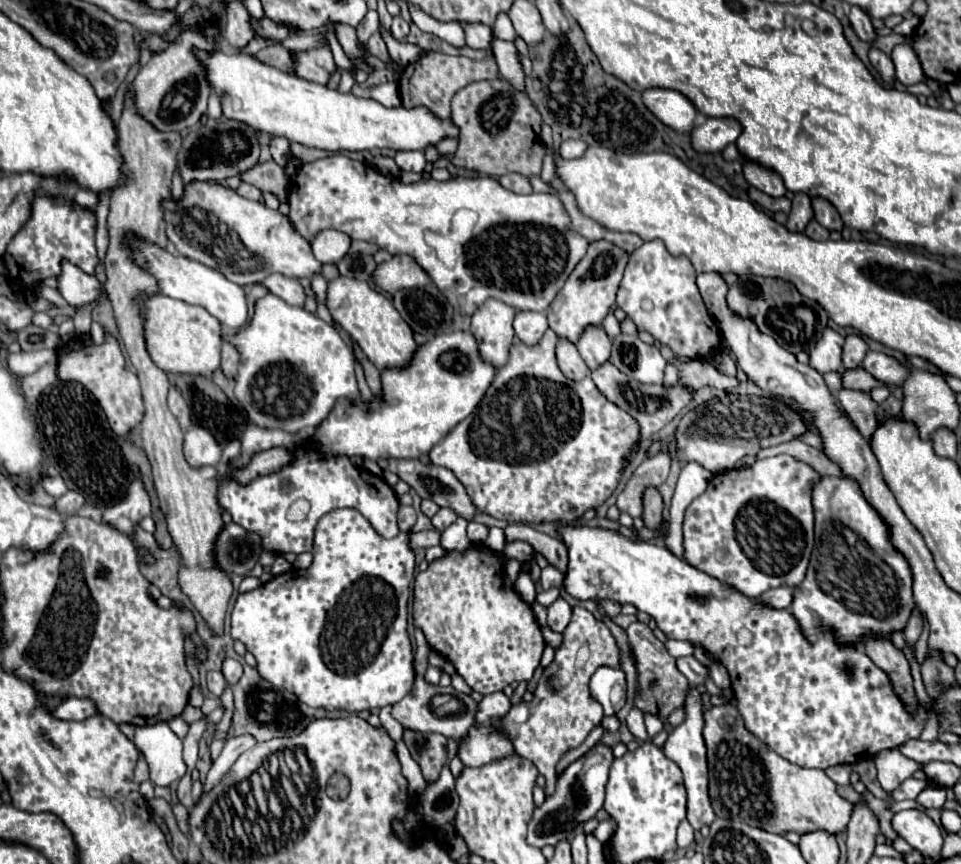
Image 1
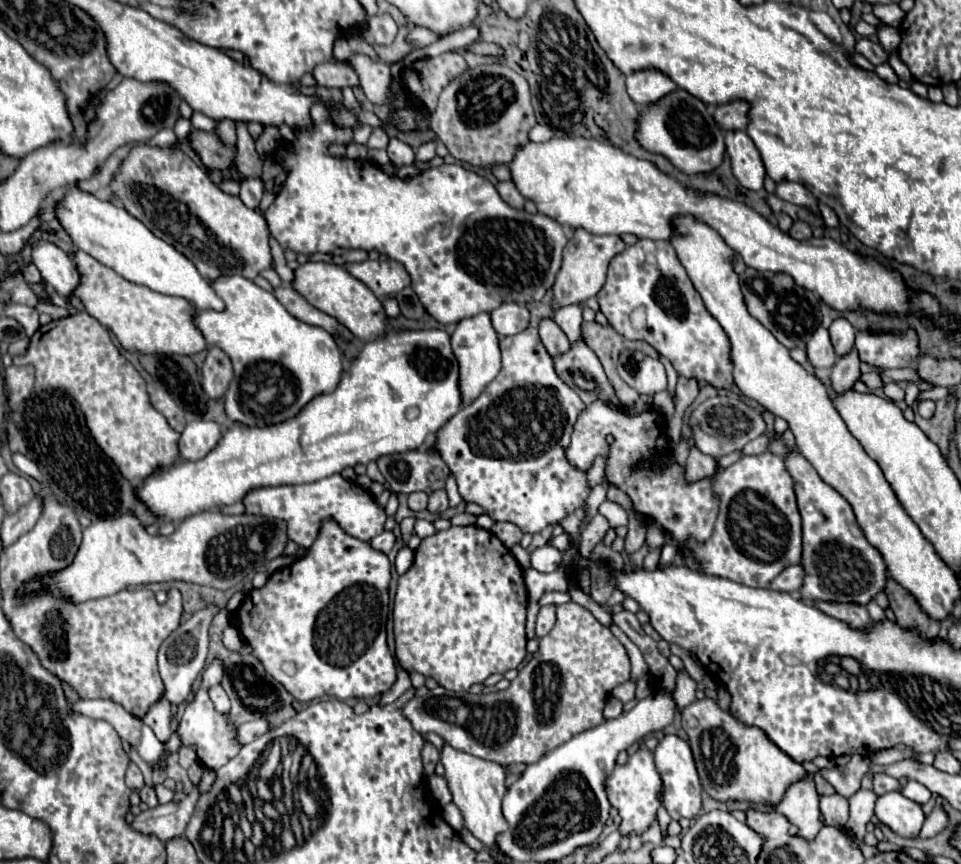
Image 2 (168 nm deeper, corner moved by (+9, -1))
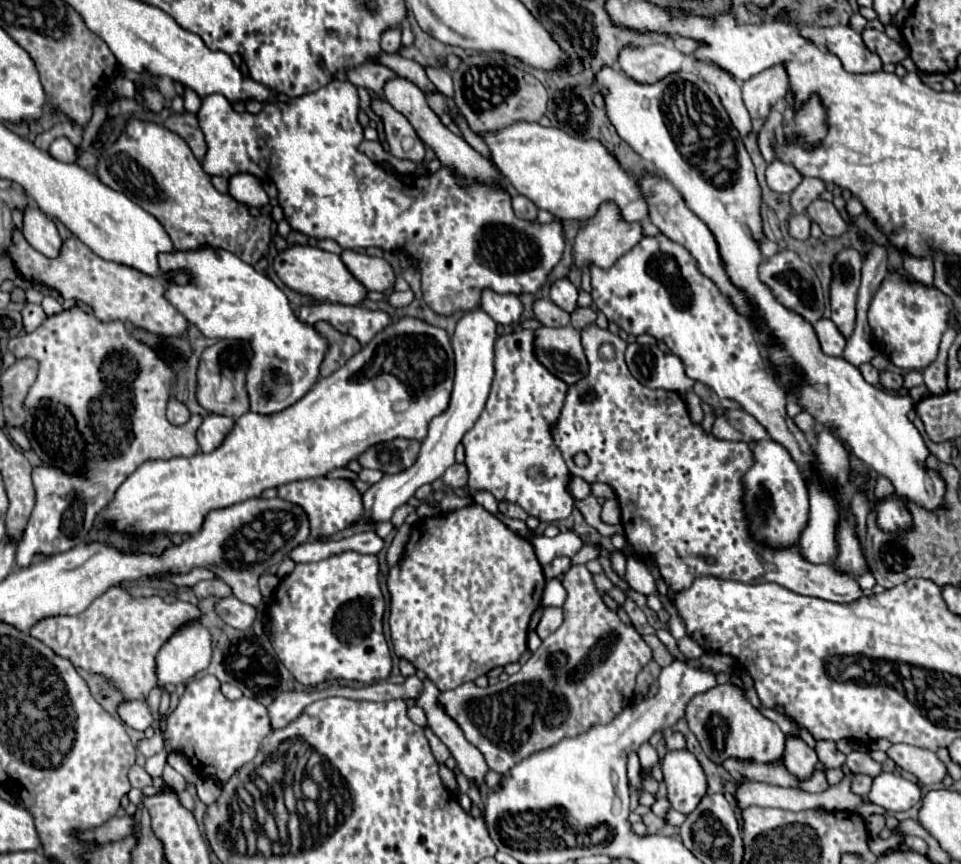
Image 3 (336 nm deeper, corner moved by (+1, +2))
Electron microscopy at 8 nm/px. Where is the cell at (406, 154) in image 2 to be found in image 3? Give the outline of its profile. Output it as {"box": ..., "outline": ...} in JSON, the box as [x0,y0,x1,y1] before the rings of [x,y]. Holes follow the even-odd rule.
{"box":[372,101,424,163],"outline":[[[374,101],[372,109],[382,117],[384,127],[386,127],[386,141],[390,145],[390,153],[398,159],[410,159],[414,163],[424,161],[424,143],[420,141],[420,137],[416,135],[416,131],[412,129],[412,125],[408,123],[408,119],[404,115],[400,115],[398,111],[392,109],[390,103],[382,101]]]}

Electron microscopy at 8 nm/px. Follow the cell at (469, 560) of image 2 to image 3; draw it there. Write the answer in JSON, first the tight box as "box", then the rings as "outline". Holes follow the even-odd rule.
{"box":[388,505,546,691],"outline":[[[470,505],[466,509],[442,513],[438,517],[420,519],[412,527],[412,535],[410,535],[410,541],[406,545],[402,561],[390,569],[390,577],[388,577],[388,589],[390,589],[390,597],[392,597],[392,601],[390,601],[390,637],[392,637],[392,643],[394,643],[394,651],[400,659],[410,661],[418,671],[424,671],[428,675],[428,679],[440,691],[454,689],[454,687],[468,683],[468,681],[476,681],[480,675],[486,675],[494,667],[504,667],[508,663],[516,663],[520,659],[520,655],[528,649],[526,631],[528,631],[528,623],[530,623],[532,613],[536,611],[536,607],[542,601],[544,585],[546,585],[546,579],[544,579],[544,573],[542,573],[542,565],[538,563],[530,541],[512,533],[498,517],[490,515],[480,505]]]}

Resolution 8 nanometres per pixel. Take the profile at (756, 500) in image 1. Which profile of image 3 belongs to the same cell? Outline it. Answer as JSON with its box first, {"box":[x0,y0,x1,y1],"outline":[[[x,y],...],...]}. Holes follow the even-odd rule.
{"box":[742,437,808,549],"outline":[[[770,437],[762,439],[754,447],[754,463],[744,473],[744,497],[742,503],[748,511],[748,533],[770,549],[790,549],[800,541],[800,533],[804,533],[804,525],[808,525],[808,487],[792,461],[790,453]]]}

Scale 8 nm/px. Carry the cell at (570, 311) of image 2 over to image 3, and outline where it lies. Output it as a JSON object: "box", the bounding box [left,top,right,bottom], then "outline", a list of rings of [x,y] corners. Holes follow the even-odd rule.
{"box":[550,279,578,313],"outline":[[[560,279],[556,283],[552,283],[550,287],[550,299],[564,311],[572,313],[578,309],[578,289],[568,281],[568,279]]]}

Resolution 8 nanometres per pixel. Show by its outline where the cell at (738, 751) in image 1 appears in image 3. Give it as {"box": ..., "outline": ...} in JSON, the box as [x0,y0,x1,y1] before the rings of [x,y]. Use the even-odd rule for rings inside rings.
{"box":[686,685,786,765],"outline":[[[716,685],[714,689],[692,697],[692,701],[686,707],[686,721],[688,721],[690,731],[696,735],[702,751],[706,753],[706,757],[712,759],[716,765],[722,765],[724,759],[742,759],[742,761],[752,761],[752,763],[776,763],[776,761],[784,763],[786,735],[780,731],[776,723],[762,717],[758,709],[754,709],[746,701],[744,691],[736,685]]]}

